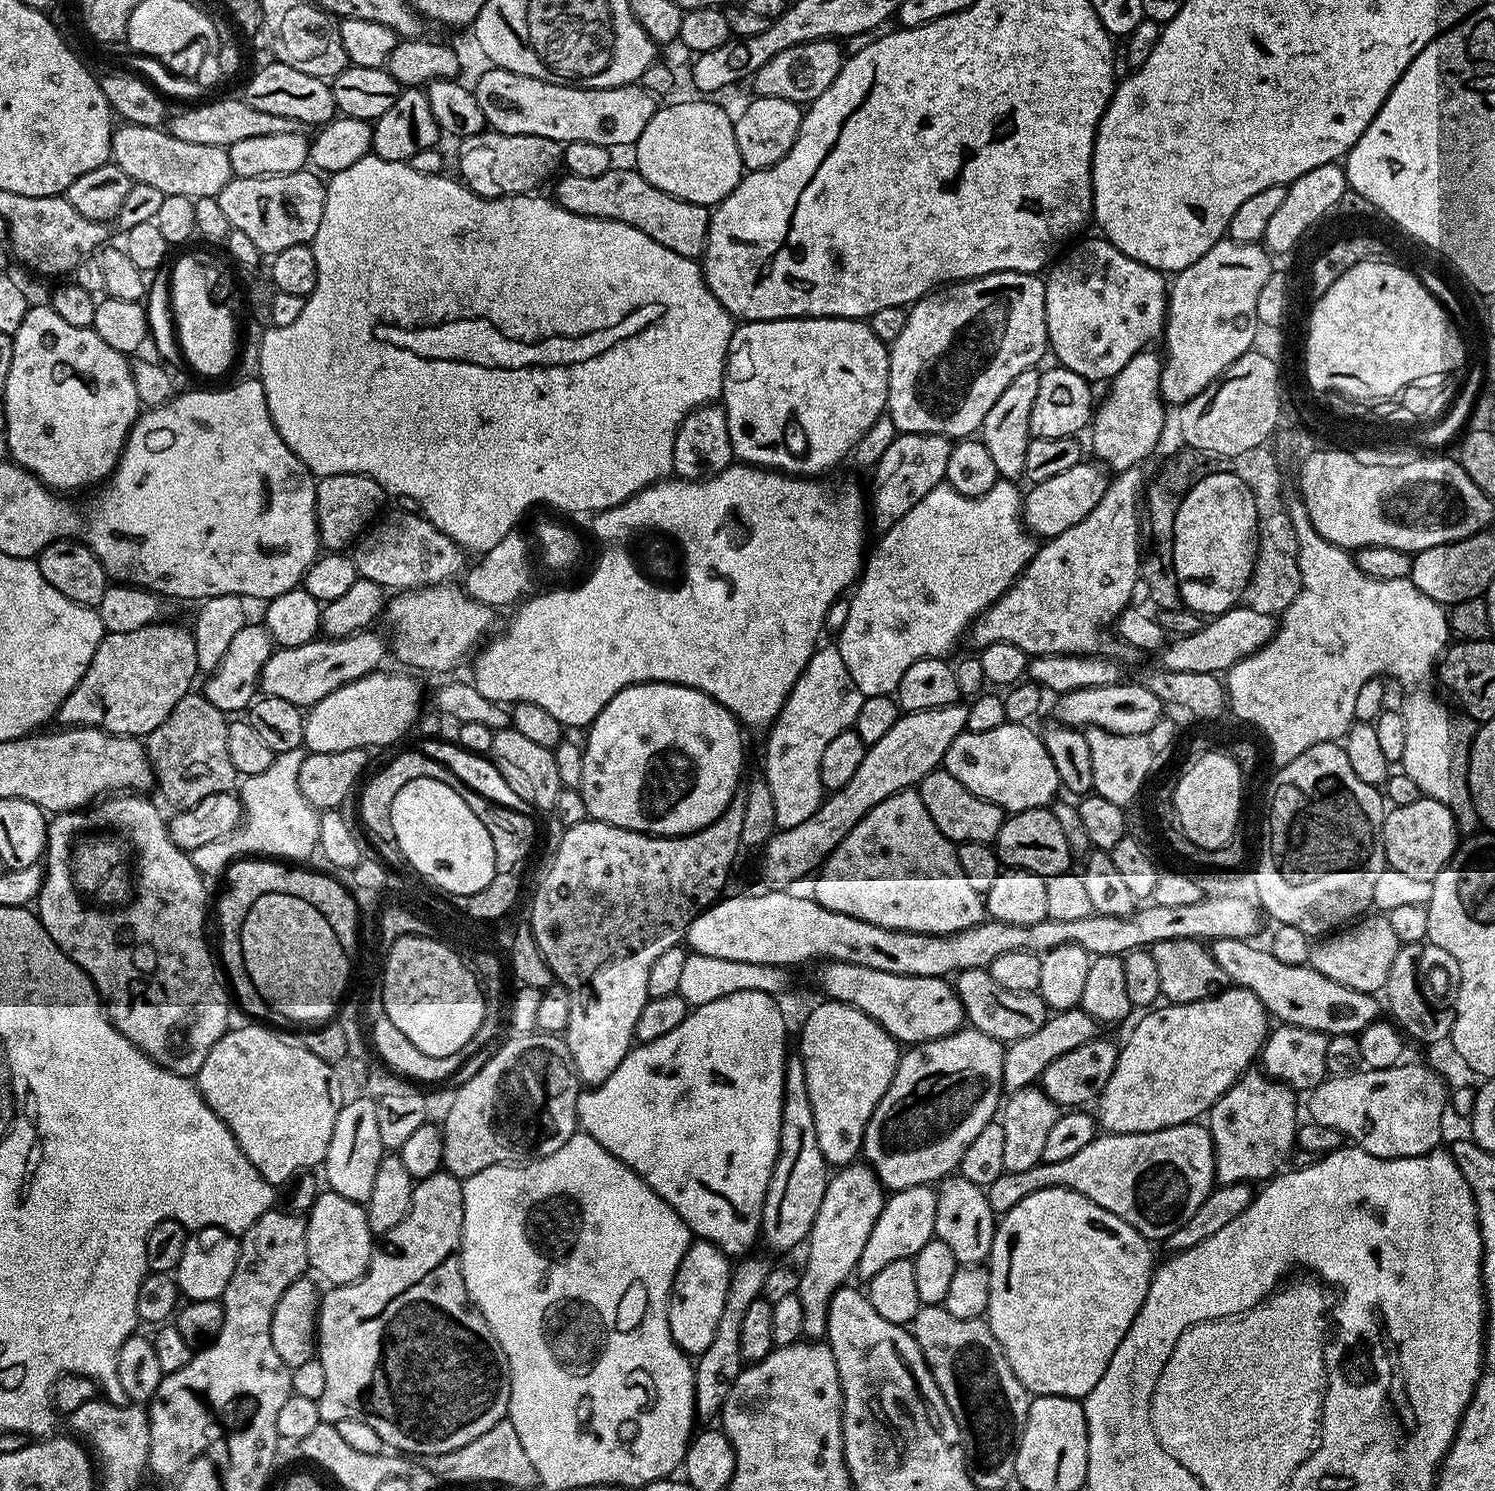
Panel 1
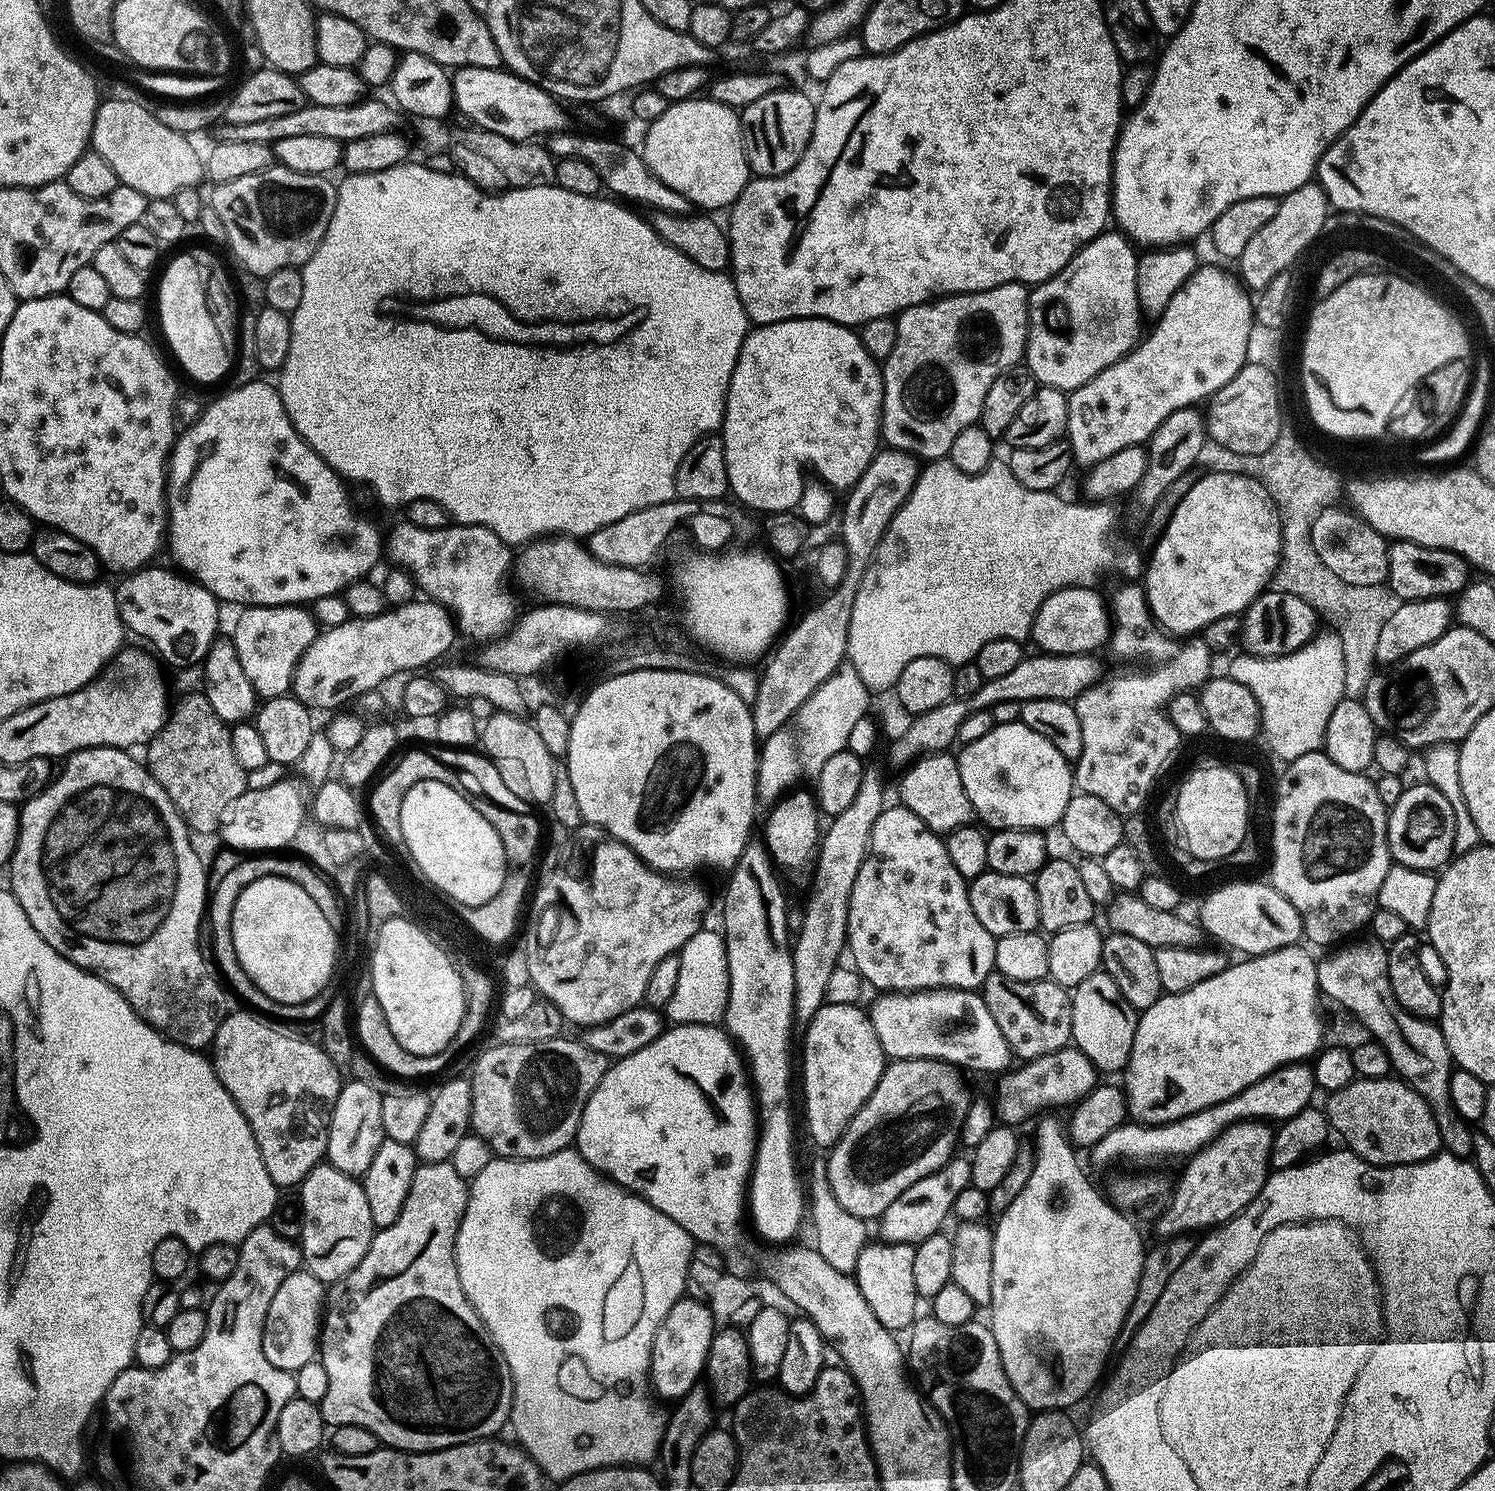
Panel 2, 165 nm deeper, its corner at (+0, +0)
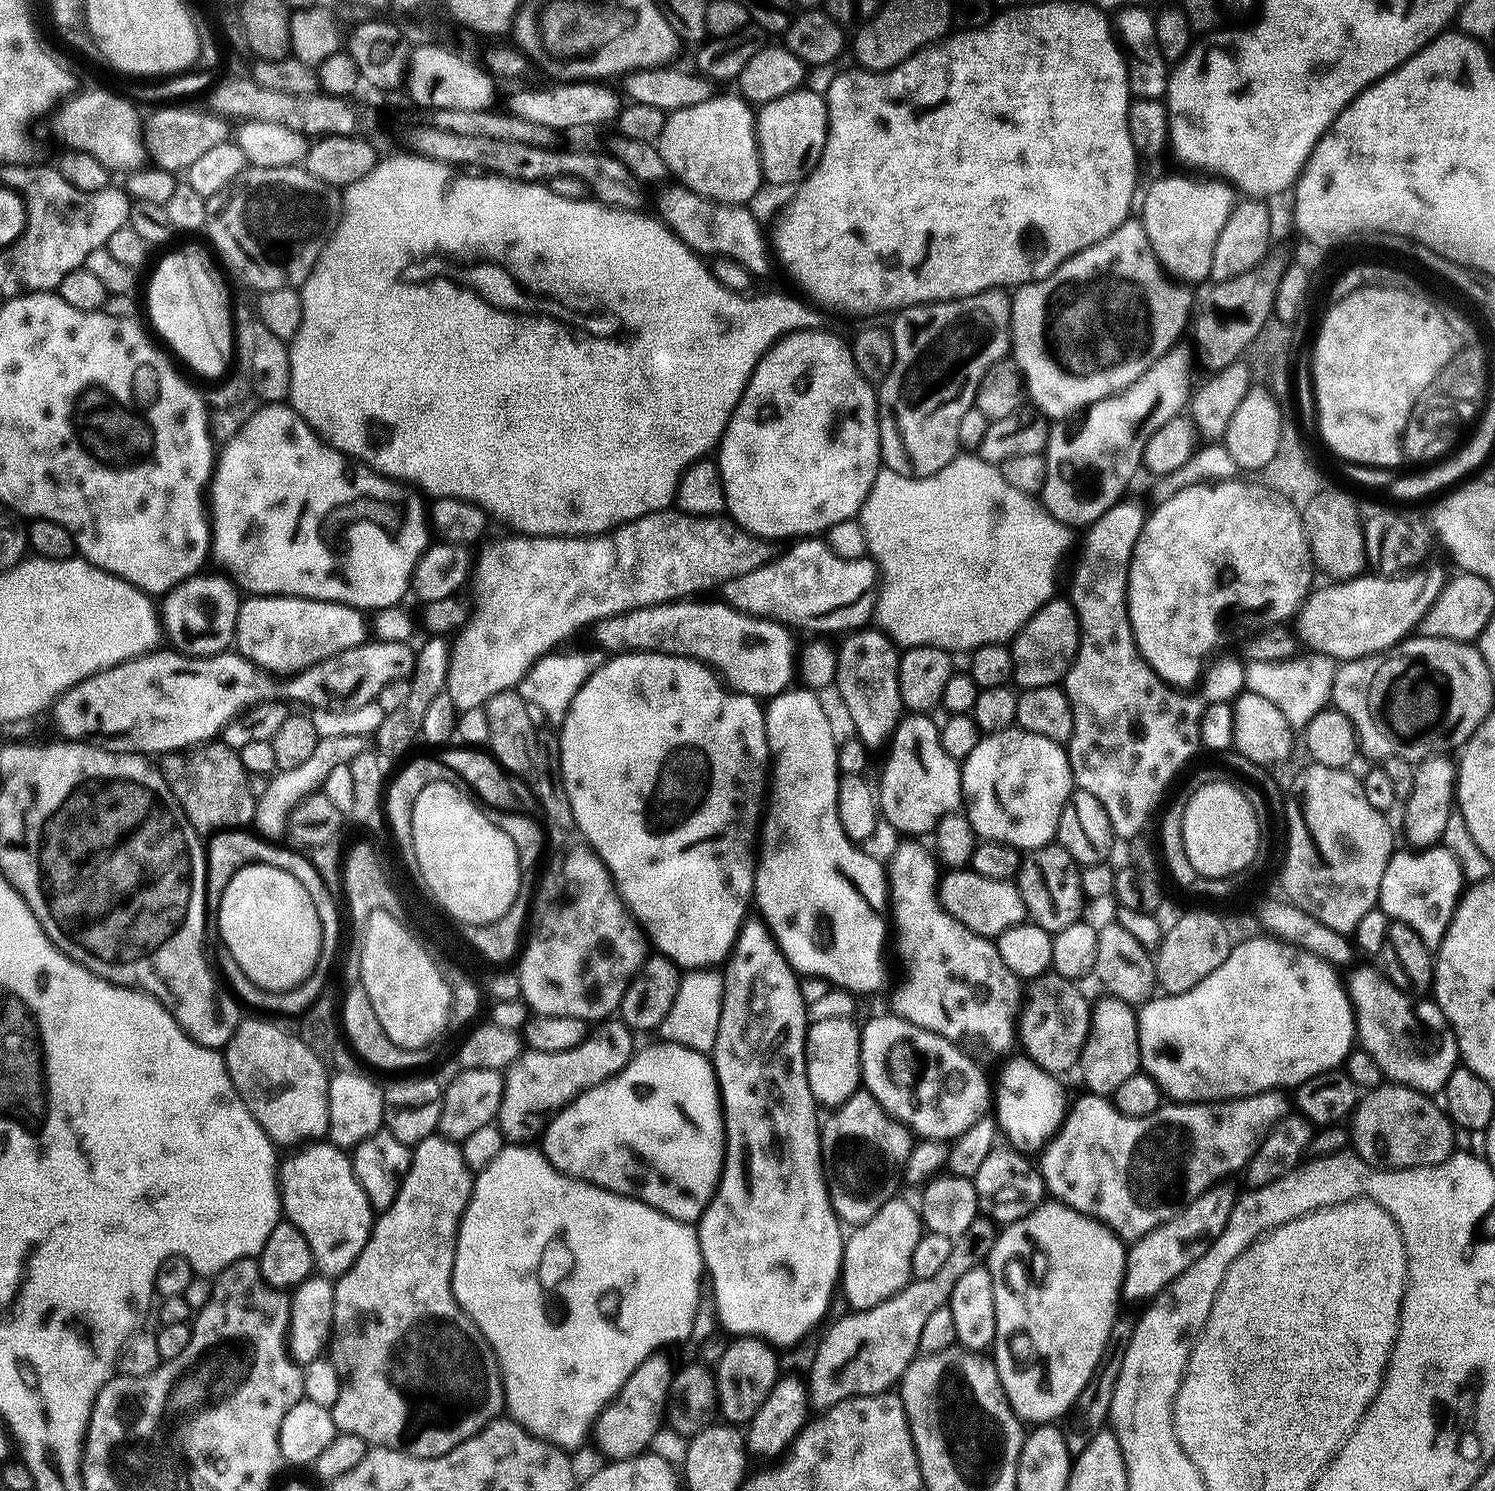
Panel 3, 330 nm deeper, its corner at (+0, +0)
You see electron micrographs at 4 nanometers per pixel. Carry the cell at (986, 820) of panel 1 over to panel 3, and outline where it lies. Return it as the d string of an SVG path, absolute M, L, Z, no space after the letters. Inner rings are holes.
M908 714L901 719L900 725L892 734L890 743L887 745L886 753L888 752L888 761L884 764L884 773L880 776L880 788L878 784L878 812L884 820L892 828L897 828L900 832L905 832L903 835L908 838L920 838L923 832L931 833L935 829L936 824L946 814L957 811L962 804L962 789L960 787L960 769L961 765L954 758L950 758L946 754L946 750L942 750L942 742L940 741L940 730L937 721L932 721L933 717L928 714Z

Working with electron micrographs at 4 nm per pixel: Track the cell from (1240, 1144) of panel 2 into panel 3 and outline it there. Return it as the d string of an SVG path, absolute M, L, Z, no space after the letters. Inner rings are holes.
M1217 1182L1198 1198L1194 1198L1194 1202L1190 1202L1166 1222L1146 1233L1141 1240L1131 1241L1124 1258L1123 1299L1151 1301L1170 1281L1178 1278L1182 1270L1202 1258L1214 1238L1222 1234L1230 1218L1230 1210L1236 1205L1237 1195L1237 1189L1232 1189L1228 1182Z

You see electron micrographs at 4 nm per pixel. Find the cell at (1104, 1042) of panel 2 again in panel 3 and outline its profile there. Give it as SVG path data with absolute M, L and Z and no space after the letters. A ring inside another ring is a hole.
M1104 994L1100 1001L1091 1005L1089 1032L1081 1050L1078 1071L1084 1075L1089 1093L1107 1097L1115 1094L1126 1078L1137 1075L1140 1067L1140 1039L1136 1025L1137 1013L1133 1005L1122 1002L1117 996Z

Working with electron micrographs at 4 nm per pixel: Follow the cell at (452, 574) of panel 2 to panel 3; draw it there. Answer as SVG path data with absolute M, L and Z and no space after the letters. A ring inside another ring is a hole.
M665 510L662 512L651 512L642 518L632 520L629 524L621 524L620 527L612 529L610 534L597 534L595 536L525 536L523 534L507 534L500 536L497 540L489 539L479 545L480 553L475 553L474 563L470 568L470 586L472 582L472 602L468 620L463 627L455 633L450 644L450 655L448 657L448 683L446 692L456 692L456 700L460 704L472 704L475 708L483 708L494 694L515 689L520 679L525 676L535 660L548 655L557 647L559 640L575 634L579 628L595 625L598 620L605 620L608 616L614 616L618 612L629 612L635 608L645 608L655 604L666 604L685 598L695 597L697 594L708 594L711 588L719 589L730 578L738 578L742 574L750 574L750 570L758 570L758 566L768 563L773 559L773 545L763 540L761 536L751 536L746 529L741 528L735 520L727 515L718 516L691 516L679 510Z

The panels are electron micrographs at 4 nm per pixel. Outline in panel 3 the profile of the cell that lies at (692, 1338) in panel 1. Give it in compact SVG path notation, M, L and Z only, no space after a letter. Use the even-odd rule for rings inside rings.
M664 1354L646 1358L622 1386L620 1393L612 1399L601 1412L594 1425L594 1440L608 1455L609 1461L628 1460L649 1451L652 1439L656 1436L660 1424L666 1420L666 1405L669 1403L668 1391L674 1388L674 1367Z

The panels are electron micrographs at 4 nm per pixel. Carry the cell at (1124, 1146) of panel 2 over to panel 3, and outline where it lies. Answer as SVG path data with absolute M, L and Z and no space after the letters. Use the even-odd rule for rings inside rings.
M1280 1090L1270 1092L1259 1092L1253 1096L1240 1096L1237 1100L1218 1100L1215 1102L1201 1102L1198 1104L1178 1104L1175 1102L1169 1103L1167 1106L1161 1106L1149 1116L1124 1116L1111 1099L1095 1094L1084 1094L1080 1104L1071 1105L1070 1111L1067 1113L1066 1119L1062 1125L1062 1137L1051 1141L1043 1149L1042 1155L1038 1160L1038 1167L1041 1174L1044 1175L1044 1186L1049 1193L1052 1192L1057 1201L1068 1204L1071 1208L1083 1213L1084 1216L1091 1216L1092 1219L1100 1221L1101 1224L1112 1229L1121 1240L1131 1242L1141 1240L1150 1230L1157 1228L1162 1222L1166 1222L1175 1212L1179 1212L1181 1208L1186 1207L1190 1202L1194 1202L1194 1198L1198 1198L1204 1193L1207 1188L1211 1188L1213 1184L1223 1181L1228 1178L1231 1172L1236 1172L1247 1165L1248 1159L1258 1150L1260 1143L1266 1138L1266 1134L1272 1129L1276 1123L1290 1112L1290 1100L1284 1096L1285 1093Z

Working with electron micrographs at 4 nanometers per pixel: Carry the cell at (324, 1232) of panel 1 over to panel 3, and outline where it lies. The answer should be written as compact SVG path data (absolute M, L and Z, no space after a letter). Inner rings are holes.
M312 1142L301 1150L295 1151L288 1161L283 1161L278 1172L278 1187L283 1215L287 1223L298 1226L302 1230L302 1238L312 1251L312 1263L325 1277L339 1278L347 1268L362 1254L362 1246L372 1233L374 1209L366 1198L362 1186L358 1186L358 1178L352 1172L352 1158L345 1149L337 1148L331 1142Z

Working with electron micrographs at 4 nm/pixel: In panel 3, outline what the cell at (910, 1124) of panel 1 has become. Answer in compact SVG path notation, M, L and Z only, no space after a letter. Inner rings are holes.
M858 1090L839 1108L835 1109L831 1113L832 1116L829 1120L823 1121L820 1130L820 1160L824 1163L824 1180L828 1183L828 1197L832 1203L832 1209L836 1211L837 1216L845 1225L855 1226L857 1224L864 1224L870 1218L874 1218L874 1214L878 1214L878 1210L882 1210L882 1206L890 1199L893 1199L897 1195L896 1192L899 1188L902 1188L902 1177L904 1174L904 1167L906 1166L908 1159L912 1154L912 1148L914 1145L914 1136L910 1131L907 1124L901 1122L893 1113L887 1112L882 1105L879 1104L873 1097L871 1092L867 1090Z

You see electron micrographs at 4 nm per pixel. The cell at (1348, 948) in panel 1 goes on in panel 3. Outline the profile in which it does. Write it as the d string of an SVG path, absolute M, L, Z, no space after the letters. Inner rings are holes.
M1355 968L1351 969L1353 972L1349 974L1348 980L1346 976L1346 991L1354 1009L1359 1047L1368 1052L1374 1062L1378 1062L1381 1073L1391 1083L1404 1084L1407 1088L1425 1094L1443 1093L1450 1074L1458 1066L1458 1053L1456 1035L1452 1033L1452 1027L1440 1007L1428 998L1421 999L1424 1000L1421 1004L1412 1004L1413 997L1397 988L1385 973L1383 976L1376 968Z

